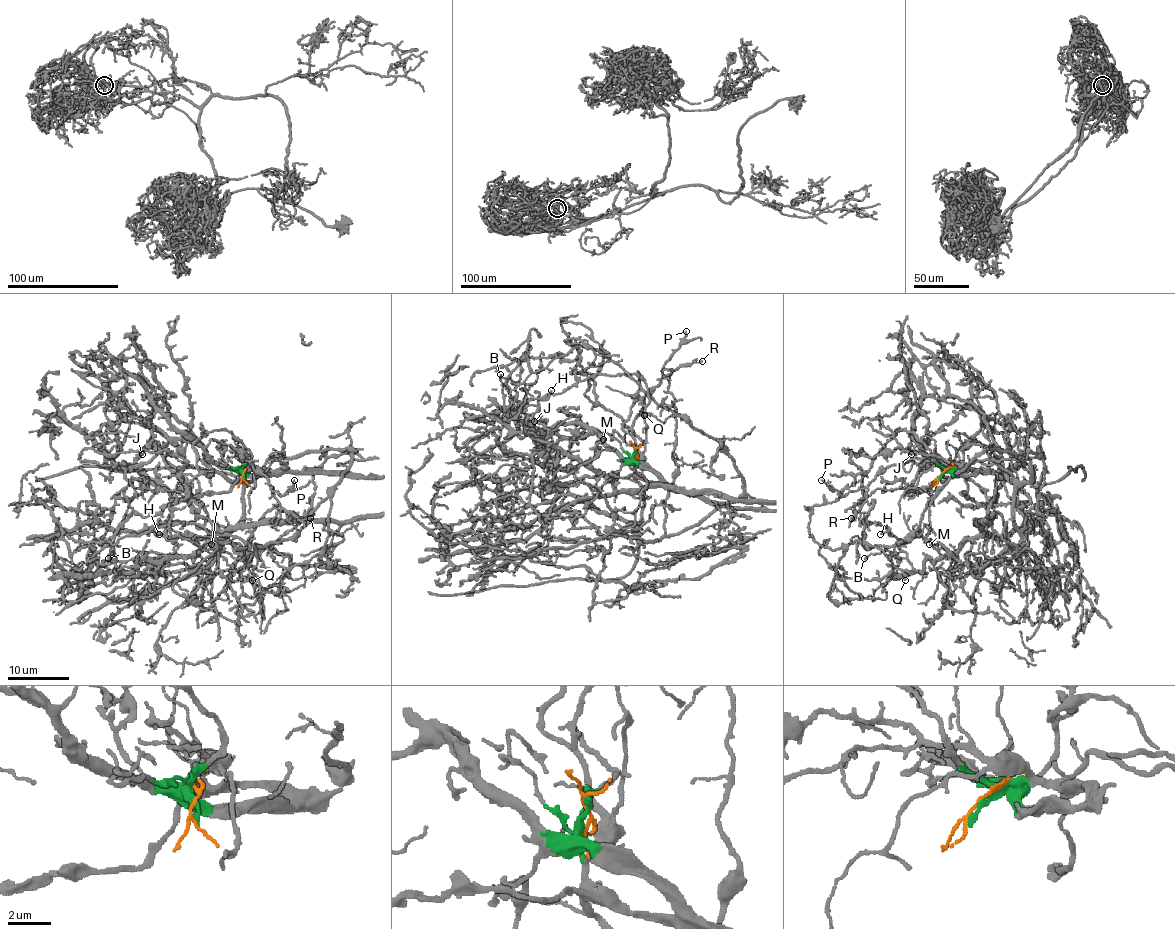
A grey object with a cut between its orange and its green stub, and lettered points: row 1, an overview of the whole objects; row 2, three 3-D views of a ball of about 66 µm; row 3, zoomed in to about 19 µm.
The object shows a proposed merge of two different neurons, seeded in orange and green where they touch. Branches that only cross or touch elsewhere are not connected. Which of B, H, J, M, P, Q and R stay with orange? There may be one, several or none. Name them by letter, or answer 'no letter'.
P, R

